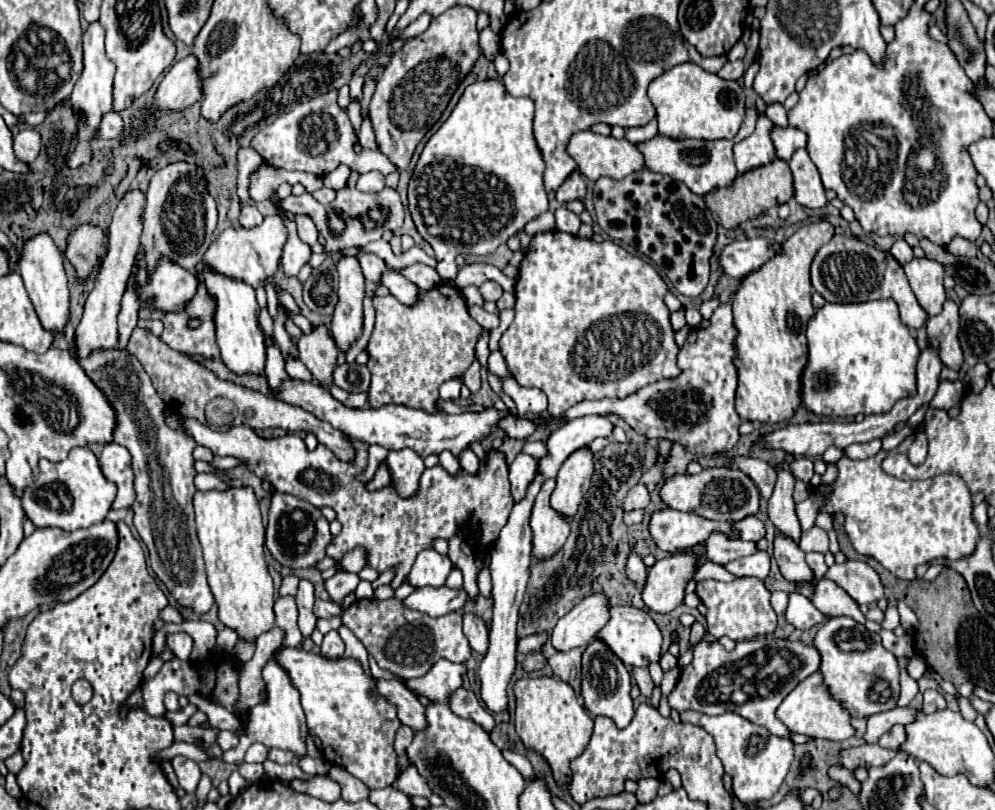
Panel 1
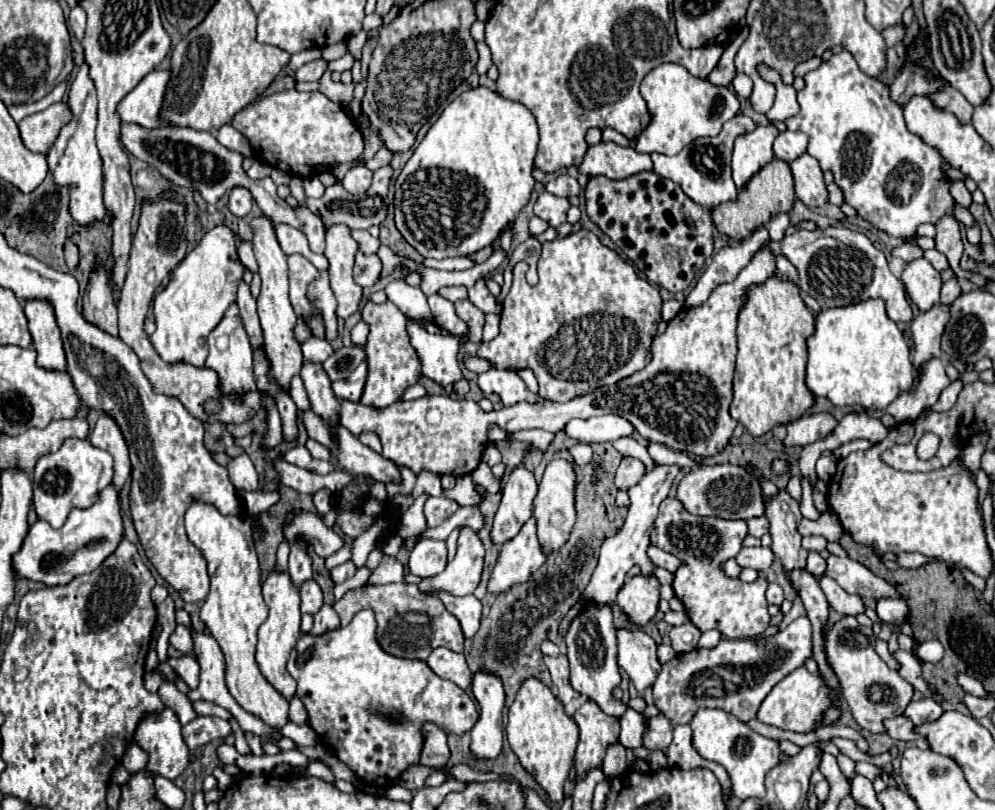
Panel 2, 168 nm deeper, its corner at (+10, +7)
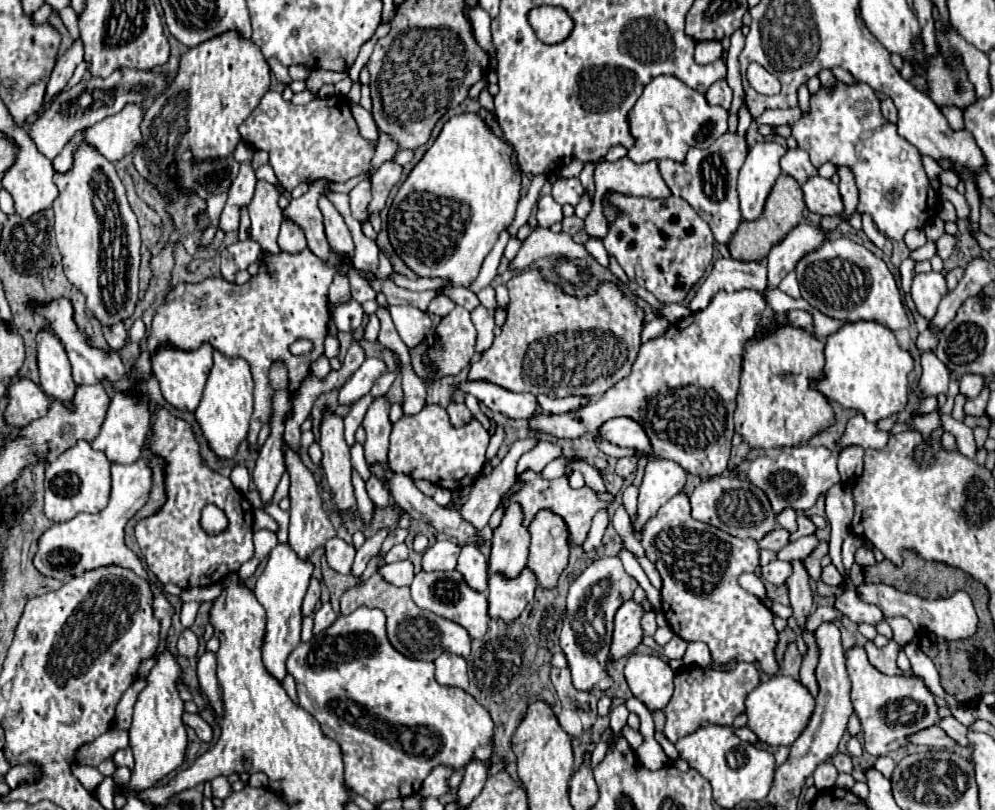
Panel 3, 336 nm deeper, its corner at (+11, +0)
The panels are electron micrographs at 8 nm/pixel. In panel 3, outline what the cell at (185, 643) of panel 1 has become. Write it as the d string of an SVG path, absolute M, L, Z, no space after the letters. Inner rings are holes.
M184 629L184 633L178 639L176 649L184 657L196 657L196 653L198 653L198 637L190 629Z

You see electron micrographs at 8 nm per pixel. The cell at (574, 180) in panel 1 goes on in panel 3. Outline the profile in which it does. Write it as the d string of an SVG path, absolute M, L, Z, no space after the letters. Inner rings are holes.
M570 177L570 179L556 179L552 183L552 197L564 205L564 203L570 203L570 205L576 205L580 201L584 193L584 187L582 183L576 179L576 177Z

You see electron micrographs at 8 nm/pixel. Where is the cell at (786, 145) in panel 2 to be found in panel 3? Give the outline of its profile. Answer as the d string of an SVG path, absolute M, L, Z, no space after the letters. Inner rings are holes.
M788 149L788 153L782 157L780 161L782 171L790 177L794 177L800 185L806 183L810 177L818 175L818 169L812 167L810 157L804 149Z

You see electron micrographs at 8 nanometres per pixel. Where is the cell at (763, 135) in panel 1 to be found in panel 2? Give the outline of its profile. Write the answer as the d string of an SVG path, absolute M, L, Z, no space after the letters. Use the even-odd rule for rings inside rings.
M755 126L755 130L745 132L735 140L731 168L737 188L743 188L747 180L773 158L771 144L775 136L775 126Z

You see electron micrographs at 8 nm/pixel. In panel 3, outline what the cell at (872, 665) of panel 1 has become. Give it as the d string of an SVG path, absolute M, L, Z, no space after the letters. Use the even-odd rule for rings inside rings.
M854 647L846 651L846 669L852 681L852 705L856 715L860 717L864 729L864 747L870 755L874 757L888 755L908 745L910 735L938 723L940 717L934 695L926 689L926 685L920 679L908 675L888 677L880 673L876 667L868 663L868 657L864 655L862 647ZM914 703L916 703L916 711L912 709Z

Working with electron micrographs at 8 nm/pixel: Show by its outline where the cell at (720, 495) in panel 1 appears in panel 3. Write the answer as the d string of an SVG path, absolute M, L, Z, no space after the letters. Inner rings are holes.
M718 475L716 479L704 479L690 495L690 503L694 519L720 527L722 531L740 539L760 541L772 529L776 529L776 513L772 511L768 497L758 487L752 487L752 483L740 477Z

